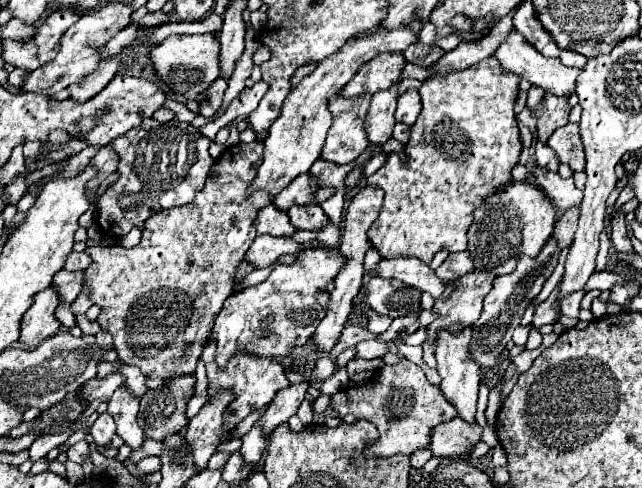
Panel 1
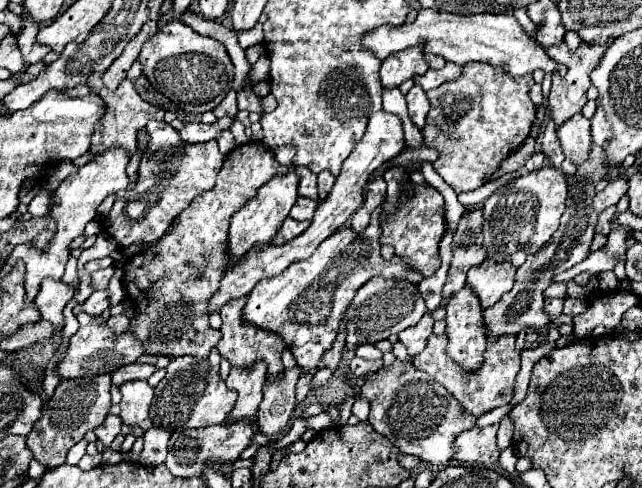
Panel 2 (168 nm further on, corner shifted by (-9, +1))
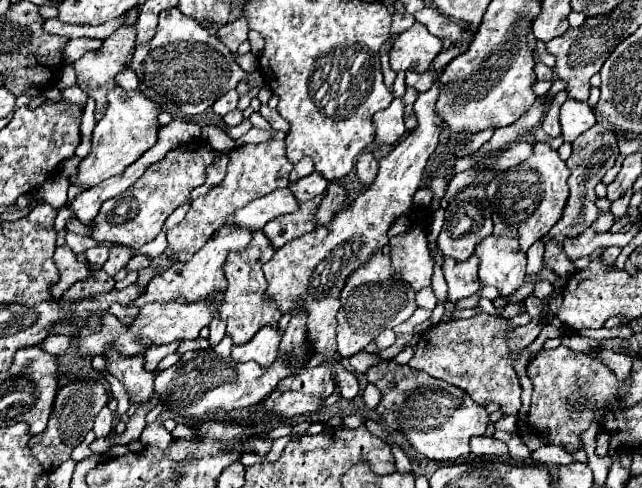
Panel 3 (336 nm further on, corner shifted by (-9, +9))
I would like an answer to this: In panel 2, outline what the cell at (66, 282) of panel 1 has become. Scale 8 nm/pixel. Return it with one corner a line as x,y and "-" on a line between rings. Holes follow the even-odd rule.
109,266
109,268
105,268
105,270
93,272
91,276
93,276
93,286
95,286
95,290
105,290
107,284
109,284
109,280
111,280
111,276
113,276
113,272
115,272
115,266

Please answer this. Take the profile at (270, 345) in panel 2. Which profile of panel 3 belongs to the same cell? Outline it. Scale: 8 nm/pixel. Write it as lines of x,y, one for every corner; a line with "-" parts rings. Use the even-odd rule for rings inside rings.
257,230
245,252
239,252
239,254
233,252
227,256
223,270
225,270
225,278
227,278
229,286
225,290
225,302
219,310
219,316
227,324
227,336
231,336
235,346
249,342
263,326
277,328
277,324
281,320
281,312
277,310
277,306
273,302
267,302
267,298
265,298
267,280
261,270
261,266
273,256
273,252
275,250
269,244
269,240
265,238
265,234
261,230

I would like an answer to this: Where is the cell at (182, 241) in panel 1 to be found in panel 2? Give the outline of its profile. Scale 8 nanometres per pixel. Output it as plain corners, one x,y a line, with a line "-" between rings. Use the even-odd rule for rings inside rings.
263,142
237,146
227,154
215,186
193,198
191,206
179,214
179,224
161,238
159,246
133,256
123,266
127,298
137,310
131,326
147,346
147,354
207,358
211,348
217,346
221,332
209,326
207,298
215,294
219,278
231,268
225,250
231,216
255,198
261,186
281,174
287,174
285,166
279,166
275,154

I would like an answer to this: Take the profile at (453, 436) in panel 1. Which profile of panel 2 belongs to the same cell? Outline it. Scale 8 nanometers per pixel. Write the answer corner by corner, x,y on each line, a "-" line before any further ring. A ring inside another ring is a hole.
499,424
487,426
487,428
471,428
469,432
463,432
457,440
457,452
455,460
459,462
479,462
479,464
491,464
499,460
499,448
497,448
497,428

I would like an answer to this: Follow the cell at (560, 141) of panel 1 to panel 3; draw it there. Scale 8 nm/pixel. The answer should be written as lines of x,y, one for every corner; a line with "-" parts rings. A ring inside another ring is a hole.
567,100
561,106
561,136
565,142
573,142
579,134
583,134
585,130
589,130
597,120
593,110
585,104
585,102
577,102
577,100

